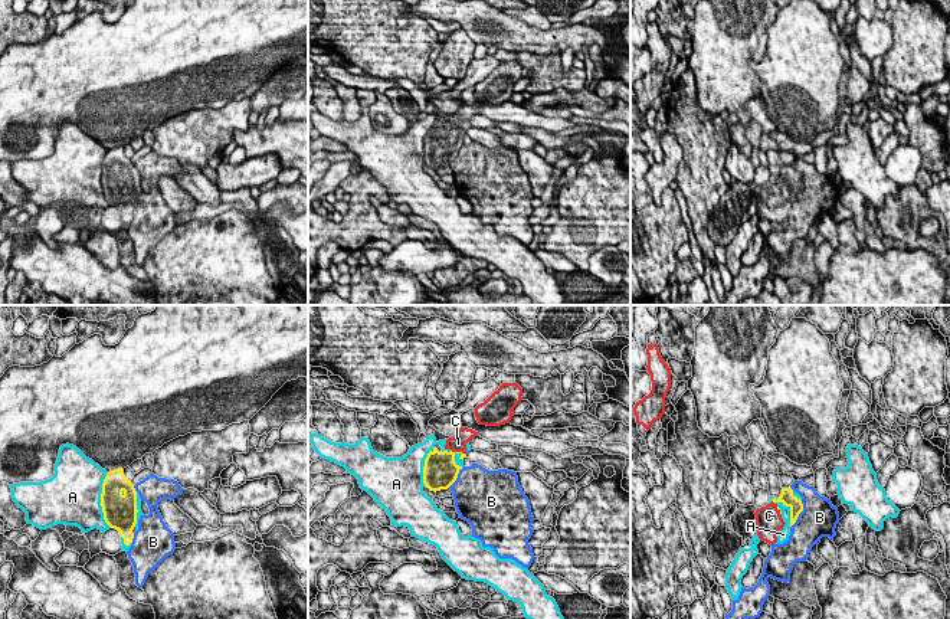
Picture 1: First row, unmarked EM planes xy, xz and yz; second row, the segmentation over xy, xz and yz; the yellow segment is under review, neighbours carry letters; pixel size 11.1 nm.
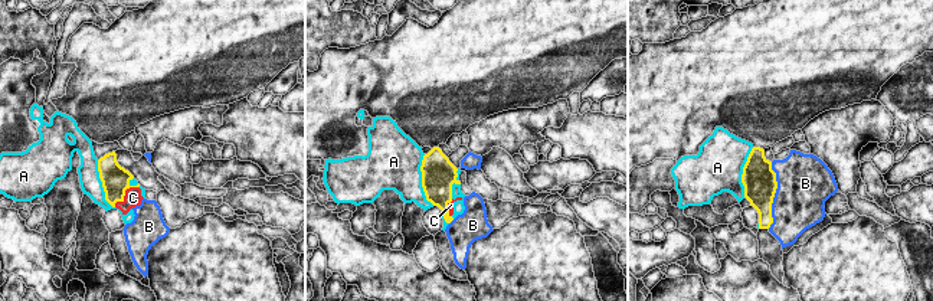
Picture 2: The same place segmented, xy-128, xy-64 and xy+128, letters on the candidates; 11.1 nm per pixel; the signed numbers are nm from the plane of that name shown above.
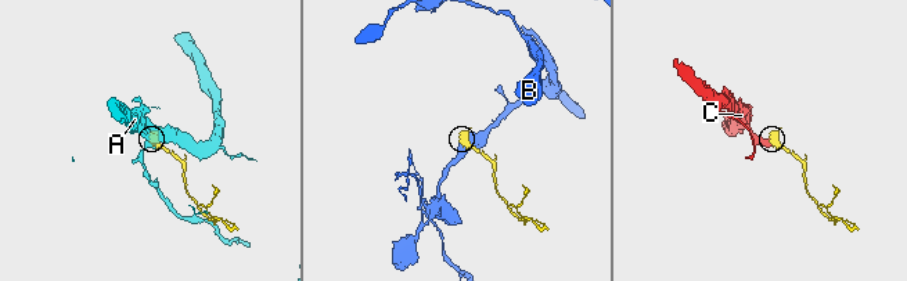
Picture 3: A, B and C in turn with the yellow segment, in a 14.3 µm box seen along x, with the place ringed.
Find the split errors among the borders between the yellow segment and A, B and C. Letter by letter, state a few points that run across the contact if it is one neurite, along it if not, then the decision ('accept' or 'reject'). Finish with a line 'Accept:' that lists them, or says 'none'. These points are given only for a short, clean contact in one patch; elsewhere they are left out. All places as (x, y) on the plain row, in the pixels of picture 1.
A: reject
B: reject
C: accept
Accept: C

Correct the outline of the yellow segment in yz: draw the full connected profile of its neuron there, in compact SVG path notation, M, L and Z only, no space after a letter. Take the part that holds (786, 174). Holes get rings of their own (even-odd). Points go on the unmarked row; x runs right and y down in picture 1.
M790 164L783 166L777 177L773 176L770 181L767 181L766 184L757 186L754 190L756 202L757 202L757 213L760 219L766 219L769 222L777 220L776 212L780 207L783 207L786 202L782 196L782 189L777 184L779 180L790 186L790 209L799 191L803 189L803 181L800 176L793 173L793 167Z

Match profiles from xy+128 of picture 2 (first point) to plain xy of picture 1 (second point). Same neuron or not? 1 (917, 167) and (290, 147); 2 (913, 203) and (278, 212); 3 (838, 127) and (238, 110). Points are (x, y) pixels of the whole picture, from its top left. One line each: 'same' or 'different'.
1: different
2: different
3: same

